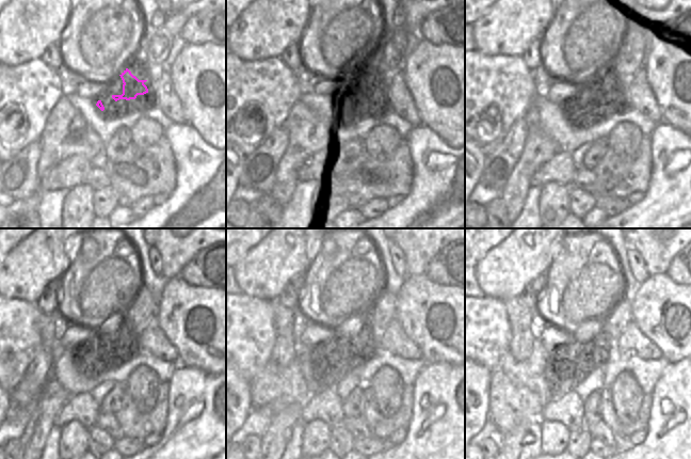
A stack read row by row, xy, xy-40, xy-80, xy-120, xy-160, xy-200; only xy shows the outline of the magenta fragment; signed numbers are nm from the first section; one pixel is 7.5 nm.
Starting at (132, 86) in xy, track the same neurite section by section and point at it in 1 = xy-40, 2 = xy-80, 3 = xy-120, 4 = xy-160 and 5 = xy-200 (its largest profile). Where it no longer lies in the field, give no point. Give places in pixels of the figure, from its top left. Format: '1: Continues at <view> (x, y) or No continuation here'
1: Continues at xy-40 (372, 90)
2: Continues at xy-80 (611, 96)
3: Continues at xy-120 (105, 353)
4: Continues at xy-160 (332, 360)
5: Continues at xy-200 (567, 364).

